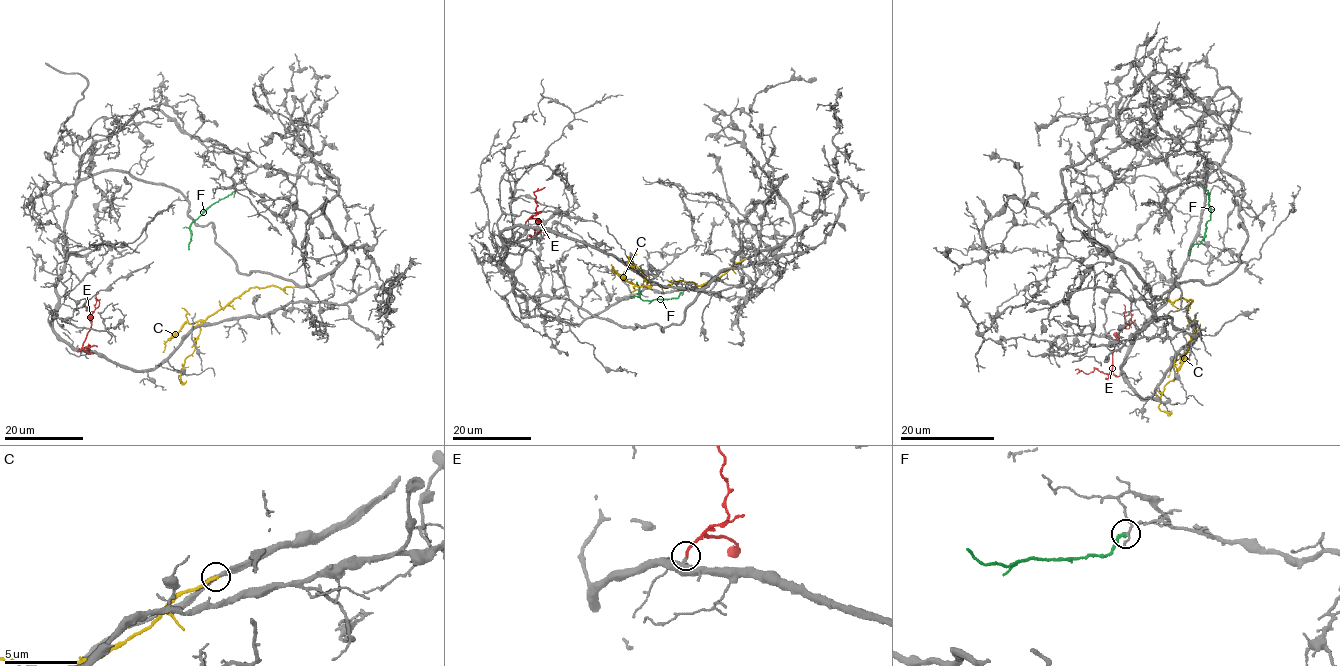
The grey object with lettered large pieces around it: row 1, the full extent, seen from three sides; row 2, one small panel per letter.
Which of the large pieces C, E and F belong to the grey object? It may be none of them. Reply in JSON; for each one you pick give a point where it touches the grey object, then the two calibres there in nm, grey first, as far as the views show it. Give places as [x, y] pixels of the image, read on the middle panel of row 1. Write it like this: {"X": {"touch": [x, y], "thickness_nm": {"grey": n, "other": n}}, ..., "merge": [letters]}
{"E": {"touch": [525, 223], "thickness_nm": {"grey": 400, "other": 180}}, "merge": ["E"]}

